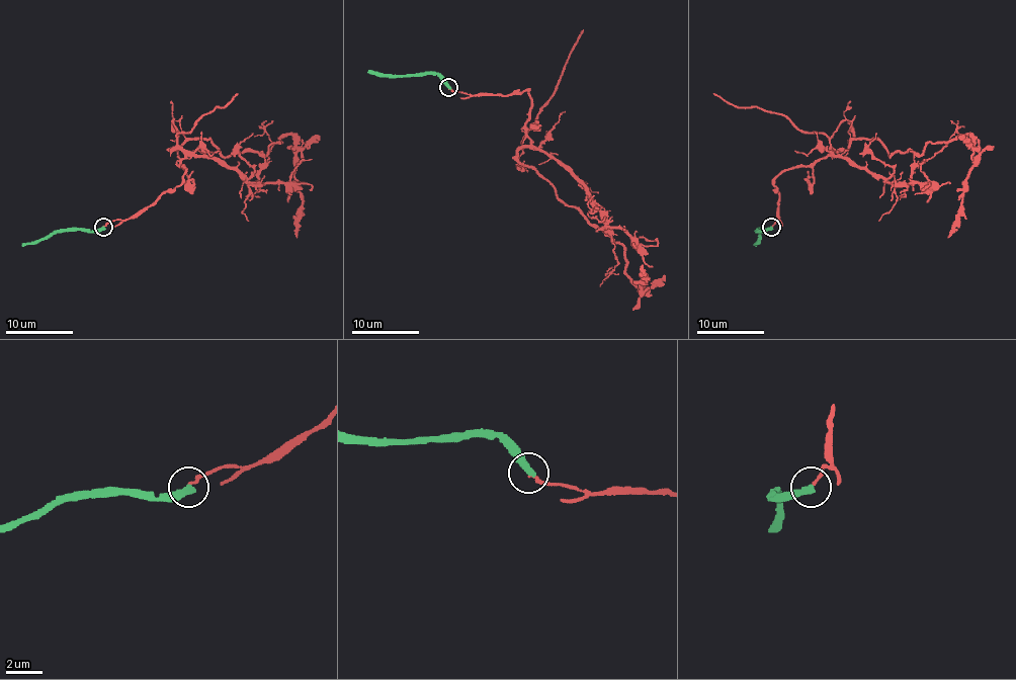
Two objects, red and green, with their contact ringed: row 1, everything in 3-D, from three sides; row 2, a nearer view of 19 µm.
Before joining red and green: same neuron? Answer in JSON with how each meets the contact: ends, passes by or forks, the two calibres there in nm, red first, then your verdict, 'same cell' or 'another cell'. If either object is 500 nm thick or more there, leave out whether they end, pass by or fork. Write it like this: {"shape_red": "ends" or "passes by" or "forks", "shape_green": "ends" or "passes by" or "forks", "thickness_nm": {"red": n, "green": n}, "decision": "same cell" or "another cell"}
{"shape_red": "ends", "shape_green": "ends", "thickness_nm": {"red": 150, "green": 360}, "decision": "another cell"}

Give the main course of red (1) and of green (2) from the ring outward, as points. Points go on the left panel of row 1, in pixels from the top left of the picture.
1: (103, 226), (172, 192), (187, 155), (216, 157), (258, 184), (268, 147), (290, 135), (302, 199), (297, 238)
2: (103, 228), (53, 231), (22, 246)

